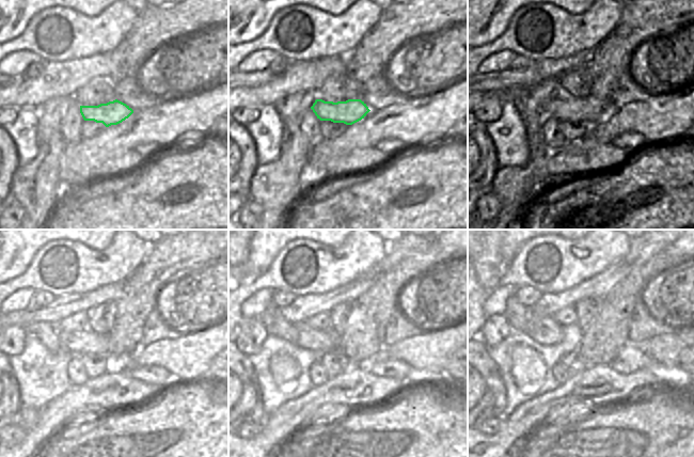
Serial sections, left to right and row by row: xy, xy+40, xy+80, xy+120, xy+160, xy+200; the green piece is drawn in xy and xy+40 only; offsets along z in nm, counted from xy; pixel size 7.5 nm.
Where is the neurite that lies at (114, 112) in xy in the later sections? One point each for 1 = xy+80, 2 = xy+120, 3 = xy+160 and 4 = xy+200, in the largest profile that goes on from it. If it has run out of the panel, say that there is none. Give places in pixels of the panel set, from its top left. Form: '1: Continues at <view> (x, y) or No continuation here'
1: Continues at xy+80 (564, 107)
2: Continues at xy+120 (82, 342)
3: Continues at xy+160 (309, 337)
4: Continues at xy+200 (545, 330)

